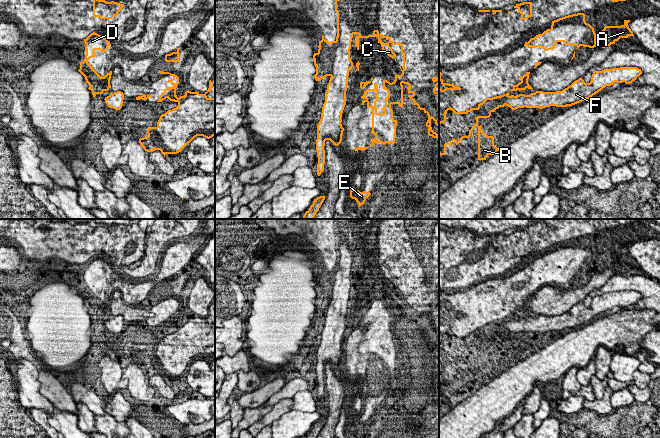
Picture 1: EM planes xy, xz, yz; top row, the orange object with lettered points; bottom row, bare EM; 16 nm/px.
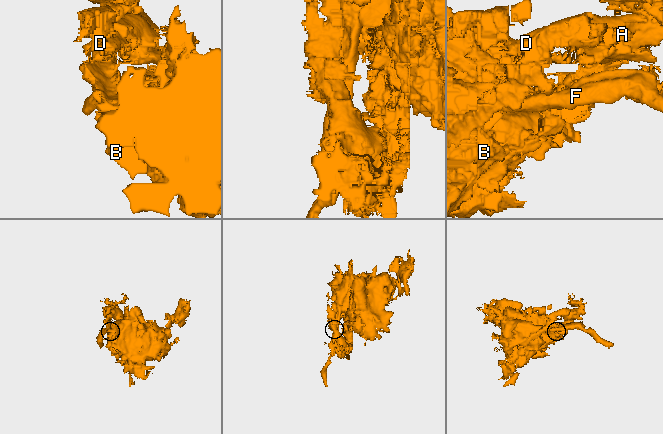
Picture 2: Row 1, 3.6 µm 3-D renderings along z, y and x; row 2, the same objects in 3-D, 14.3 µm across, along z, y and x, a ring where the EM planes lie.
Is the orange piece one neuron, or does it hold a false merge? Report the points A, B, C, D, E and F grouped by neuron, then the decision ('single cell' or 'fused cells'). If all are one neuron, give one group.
A B C D E / F | fused cells

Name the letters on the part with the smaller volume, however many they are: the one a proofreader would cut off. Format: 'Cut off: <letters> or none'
Cut off: F

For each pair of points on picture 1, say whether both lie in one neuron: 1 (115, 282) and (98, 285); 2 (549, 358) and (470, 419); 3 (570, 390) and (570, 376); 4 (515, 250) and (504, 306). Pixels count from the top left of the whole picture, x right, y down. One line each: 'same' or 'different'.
1: same
2: same
3: same
4: different

